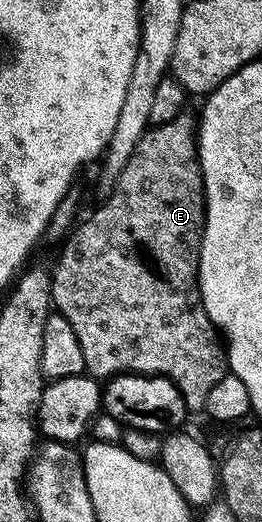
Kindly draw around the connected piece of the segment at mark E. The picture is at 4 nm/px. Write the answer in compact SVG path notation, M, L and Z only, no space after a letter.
M182 114L171 118L171 122L150 127L148 132L139 138L131 158L127 158L127 166L119 174L113 187L108 189L105 204L101 204L85 221L82 219L68 233L65 245L57 256L57 265L51 268L51 304L56 315L67 318L71 328L75 330L75 338L79 338L79 347L83 350L85 372L94 378L112 378L122 372L136 372L143 376L165 376L183 394L186 409L204 409L207 394L215 387L219 378L227 375L227 348L213 327L207 310L201 301L201 287L197 284L197 271L201 257L201 236L205 233L205 179L201 177L201 163L197 157L197 120Z

